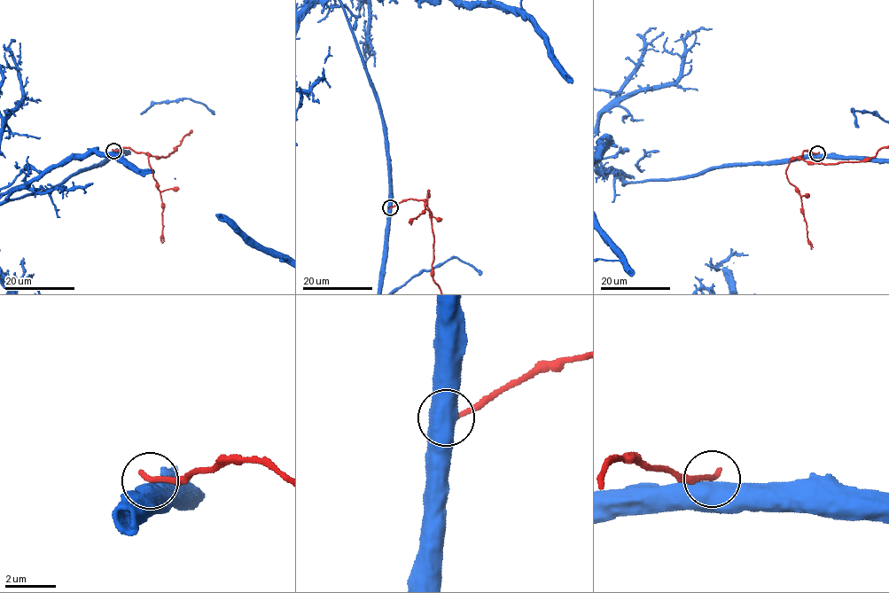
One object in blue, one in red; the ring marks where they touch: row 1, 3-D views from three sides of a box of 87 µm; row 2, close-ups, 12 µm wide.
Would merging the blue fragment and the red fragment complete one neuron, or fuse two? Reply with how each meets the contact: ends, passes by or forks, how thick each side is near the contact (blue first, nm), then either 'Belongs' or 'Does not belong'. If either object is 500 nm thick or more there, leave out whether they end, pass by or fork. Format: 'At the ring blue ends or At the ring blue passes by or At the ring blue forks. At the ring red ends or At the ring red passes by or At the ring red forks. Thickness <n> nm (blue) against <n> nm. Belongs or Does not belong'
Thickness 750 nm (blue) against 260 nm. Does not belong

